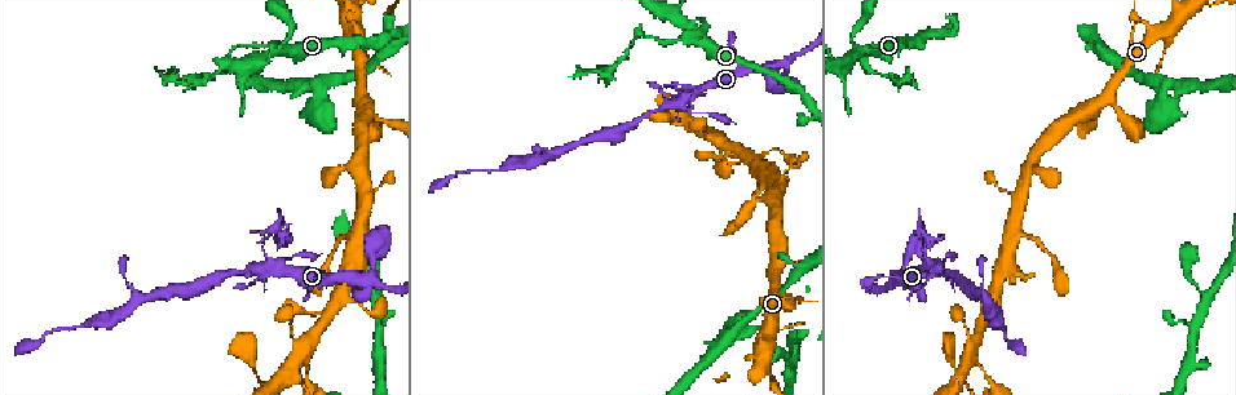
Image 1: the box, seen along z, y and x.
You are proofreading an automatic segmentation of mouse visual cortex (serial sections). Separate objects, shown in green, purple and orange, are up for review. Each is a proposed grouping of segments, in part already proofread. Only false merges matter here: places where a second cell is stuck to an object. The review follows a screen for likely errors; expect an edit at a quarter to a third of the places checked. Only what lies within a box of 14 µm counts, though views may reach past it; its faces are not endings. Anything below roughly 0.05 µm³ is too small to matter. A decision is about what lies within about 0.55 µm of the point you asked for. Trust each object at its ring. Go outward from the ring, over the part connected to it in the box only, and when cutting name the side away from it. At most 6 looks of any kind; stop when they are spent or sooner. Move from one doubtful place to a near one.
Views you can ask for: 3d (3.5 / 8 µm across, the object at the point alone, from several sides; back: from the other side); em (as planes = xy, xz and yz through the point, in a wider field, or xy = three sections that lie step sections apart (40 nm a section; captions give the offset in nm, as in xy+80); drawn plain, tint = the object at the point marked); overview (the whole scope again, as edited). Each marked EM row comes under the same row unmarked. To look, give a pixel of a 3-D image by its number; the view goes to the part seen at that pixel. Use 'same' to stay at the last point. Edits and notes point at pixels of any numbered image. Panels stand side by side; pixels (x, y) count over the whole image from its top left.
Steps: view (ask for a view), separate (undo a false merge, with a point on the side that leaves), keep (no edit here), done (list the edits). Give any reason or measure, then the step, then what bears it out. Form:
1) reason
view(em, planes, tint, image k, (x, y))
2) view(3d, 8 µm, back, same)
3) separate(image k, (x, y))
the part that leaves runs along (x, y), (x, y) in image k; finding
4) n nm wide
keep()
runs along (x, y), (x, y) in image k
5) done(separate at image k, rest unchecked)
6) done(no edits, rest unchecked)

view(3d, 3.5 µm, image 1, (239, 273))

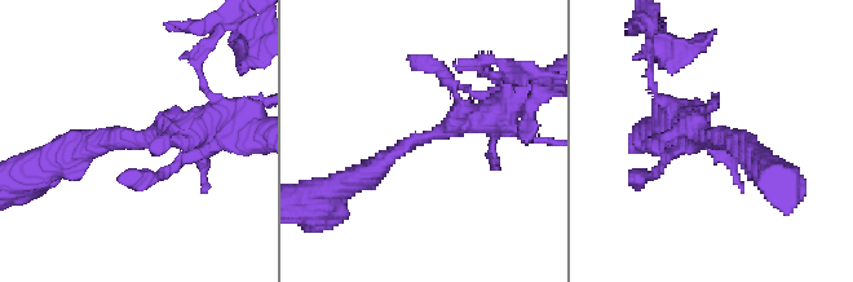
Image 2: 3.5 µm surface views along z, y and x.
need the tissue
view(em, xy, step 1, tint, image 2, (129, 134))

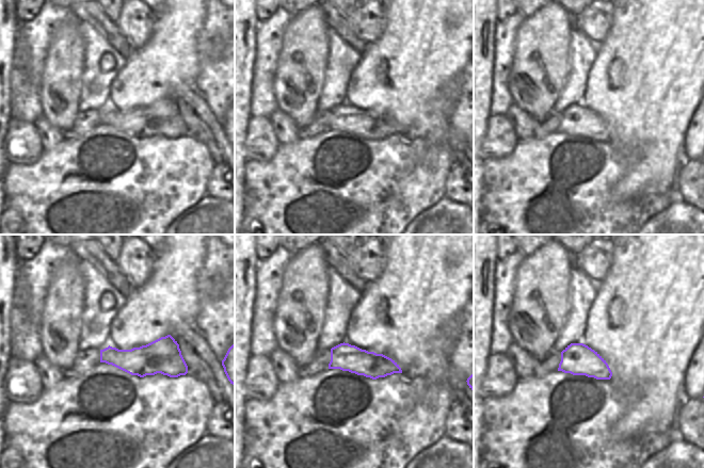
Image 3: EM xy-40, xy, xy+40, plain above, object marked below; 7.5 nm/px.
200 nm wide
keep()
runs along (498, 115), (414, 139), (350, 181) in image 2; all the same cell

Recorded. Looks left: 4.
abrupt turn
view(3d, 3.5 µm, image 1, (274, 230))

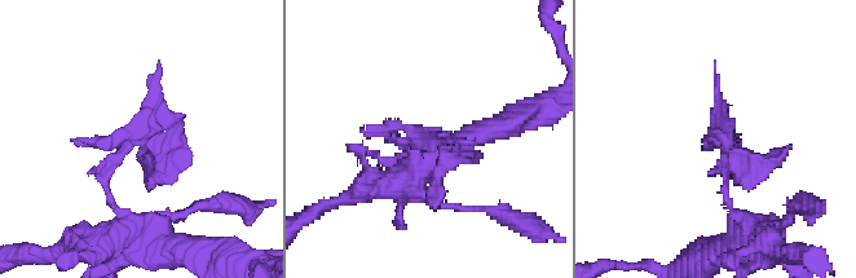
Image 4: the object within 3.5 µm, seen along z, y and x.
need the tissue
view(em, planes, tint, image 4, (144, 139))

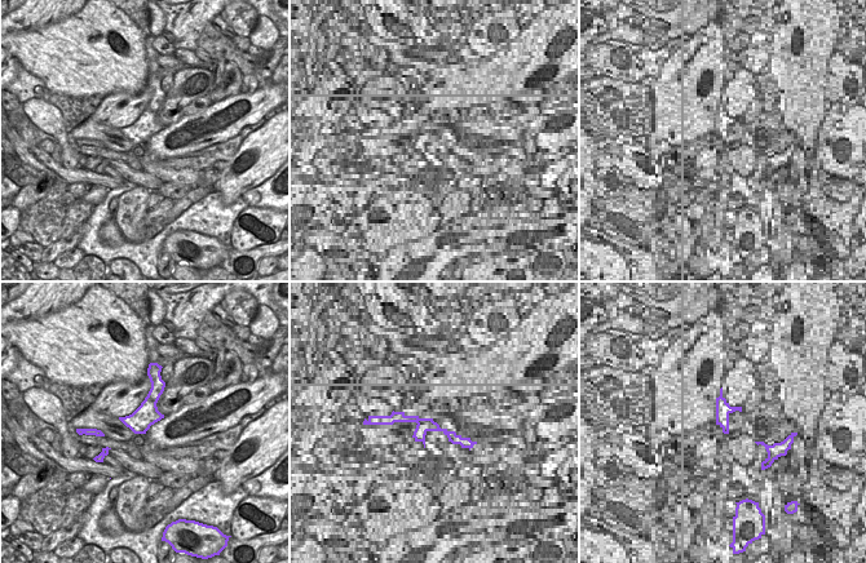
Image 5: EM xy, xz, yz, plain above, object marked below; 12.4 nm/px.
separate(image 4, (757, 176))
the part that leaves runs along (724, 160), (718, 137), (735, 153), (777, 157) in image 4; two cells meet here

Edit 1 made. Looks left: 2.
done(separate at image 4, rest unchecked)

